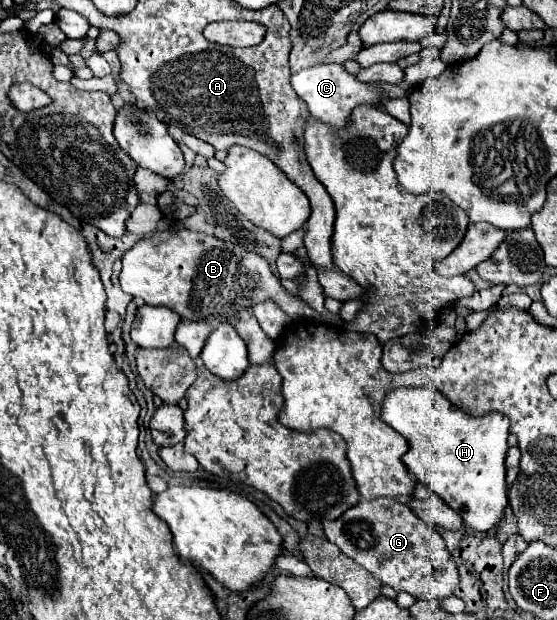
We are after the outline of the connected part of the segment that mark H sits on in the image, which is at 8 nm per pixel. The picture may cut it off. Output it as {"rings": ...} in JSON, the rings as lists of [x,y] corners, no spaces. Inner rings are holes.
{"rings":[[[402,387],[386,395],[382,419],[408,441],[410,449],[402,455],[408,473],[426,483],[454,509],[466,527],[488,533],[500,523],[508,505],[504,459],[510,423],[504,415],[488,413],[472,417],[452,405],[434,387]]]}

